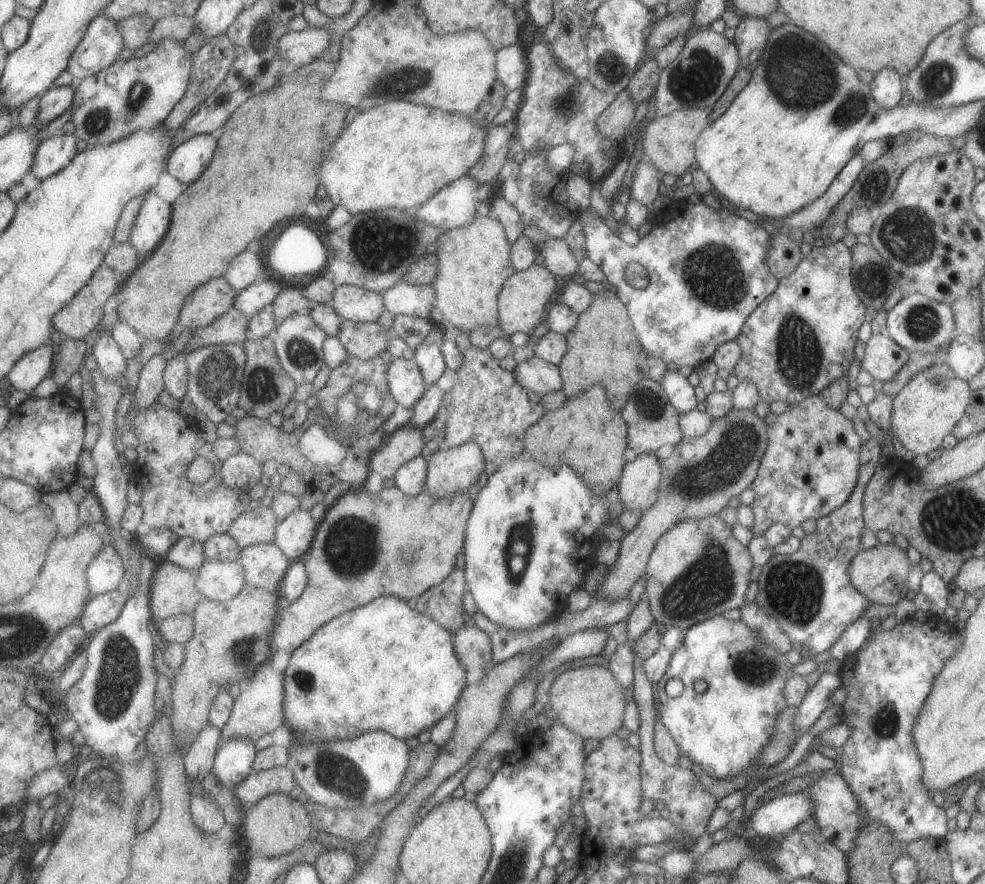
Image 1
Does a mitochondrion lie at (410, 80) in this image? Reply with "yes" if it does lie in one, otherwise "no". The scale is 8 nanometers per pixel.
yes

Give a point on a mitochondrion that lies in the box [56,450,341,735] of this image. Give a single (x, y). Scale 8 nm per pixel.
(112, 694)

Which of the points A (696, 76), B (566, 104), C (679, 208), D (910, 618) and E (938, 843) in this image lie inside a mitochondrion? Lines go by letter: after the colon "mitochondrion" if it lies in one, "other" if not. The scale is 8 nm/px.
A: mitochondrion
B: mitochondrion
C: other
D: other
E: other

